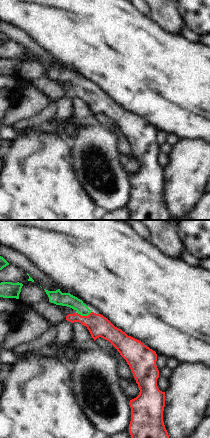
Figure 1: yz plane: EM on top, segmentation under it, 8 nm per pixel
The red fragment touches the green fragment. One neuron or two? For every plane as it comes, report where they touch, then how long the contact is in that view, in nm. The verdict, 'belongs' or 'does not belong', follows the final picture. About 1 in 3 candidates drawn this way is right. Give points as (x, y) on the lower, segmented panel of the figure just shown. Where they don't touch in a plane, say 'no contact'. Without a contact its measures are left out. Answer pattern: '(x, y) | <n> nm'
(84, 316) | 120 nm

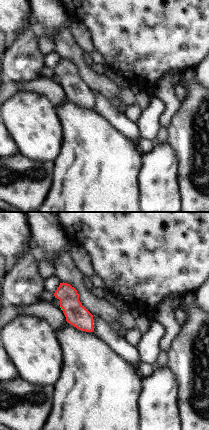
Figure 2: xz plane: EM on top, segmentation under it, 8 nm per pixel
(61, 307) | 40 nm

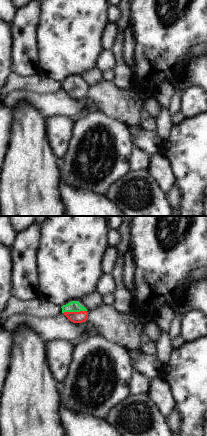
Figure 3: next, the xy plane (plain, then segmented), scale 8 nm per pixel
(74, 312) | 190 nm

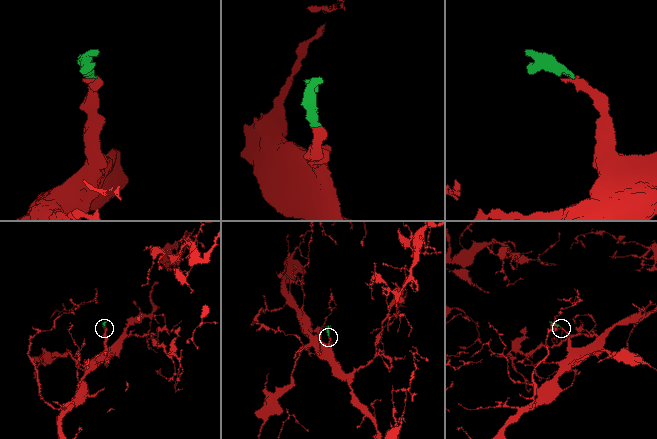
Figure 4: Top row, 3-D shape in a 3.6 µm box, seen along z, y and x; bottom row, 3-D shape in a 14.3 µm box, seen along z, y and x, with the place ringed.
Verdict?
belongs

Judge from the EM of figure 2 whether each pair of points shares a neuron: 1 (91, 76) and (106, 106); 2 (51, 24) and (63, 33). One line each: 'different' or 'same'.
1: different
2: different

